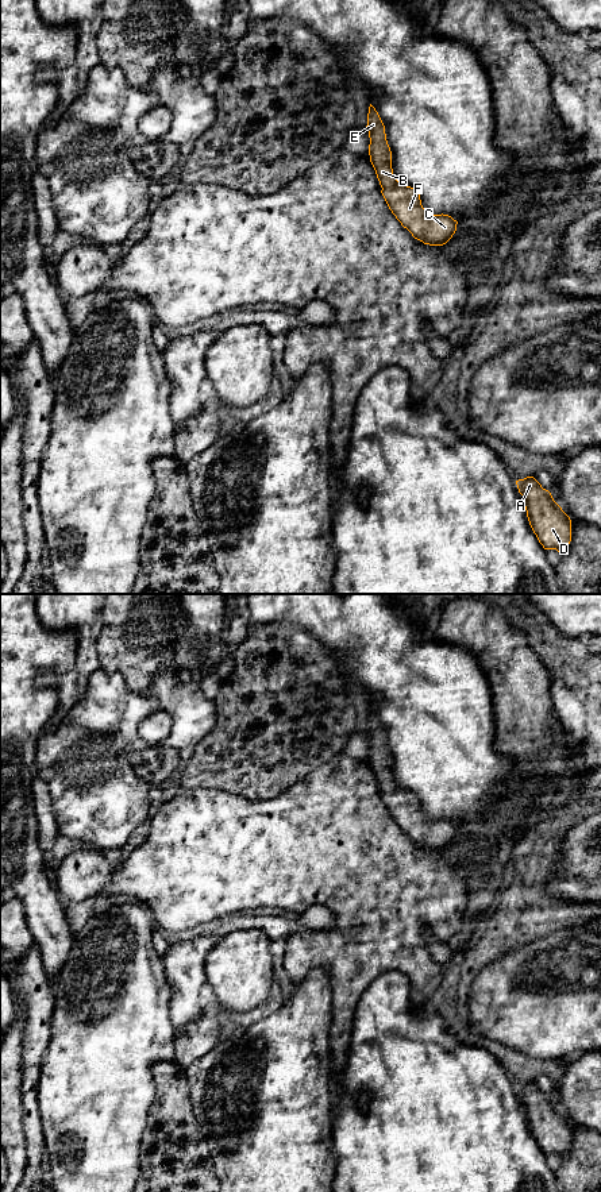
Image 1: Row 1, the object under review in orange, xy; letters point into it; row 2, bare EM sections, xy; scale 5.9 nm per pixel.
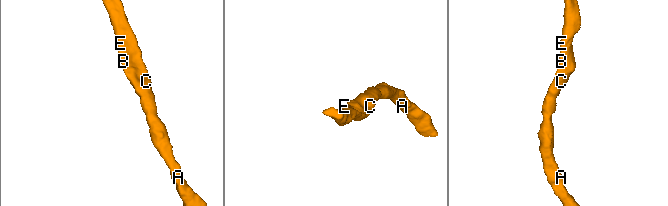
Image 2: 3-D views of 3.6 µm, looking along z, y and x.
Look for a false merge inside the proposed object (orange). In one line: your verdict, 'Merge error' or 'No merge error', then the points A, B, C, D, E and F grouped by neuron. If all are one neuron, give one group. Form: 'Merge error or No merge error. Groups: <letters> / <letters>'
No merge error. Groups: A B C D E F

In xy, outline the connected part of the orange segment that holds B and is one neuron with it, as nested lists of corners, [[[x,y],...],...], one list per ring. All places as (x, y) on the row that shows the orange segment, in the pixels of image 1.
[[[371,104],[366,128],[370,138],[370,162],[382,188],[381,193],[392,213],[415,239],[429,246],[446,244],[455,234],[458,221],[448,215],[428,213],[421,205],[419,192],[411,186],[401,185],[396,180],[385,126]]]

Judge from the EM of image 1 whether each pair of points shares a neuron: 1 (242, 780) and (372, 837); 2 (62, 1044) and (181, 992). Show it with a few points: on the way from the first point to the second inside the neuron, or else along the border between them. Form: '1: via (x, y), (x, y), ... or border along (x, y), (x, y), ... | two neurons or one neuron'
1: border along (301, 778), (266, 799), (249, 801), (243, 798) | two neurons
2: border along (164, 965), (172, 988), (170, 1022), (176, 1027) | two neurons

